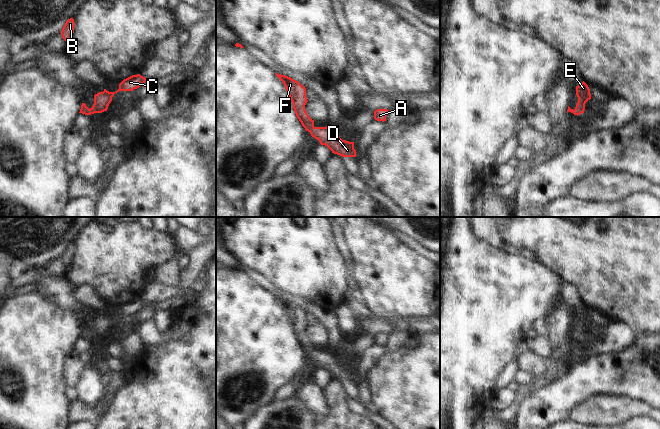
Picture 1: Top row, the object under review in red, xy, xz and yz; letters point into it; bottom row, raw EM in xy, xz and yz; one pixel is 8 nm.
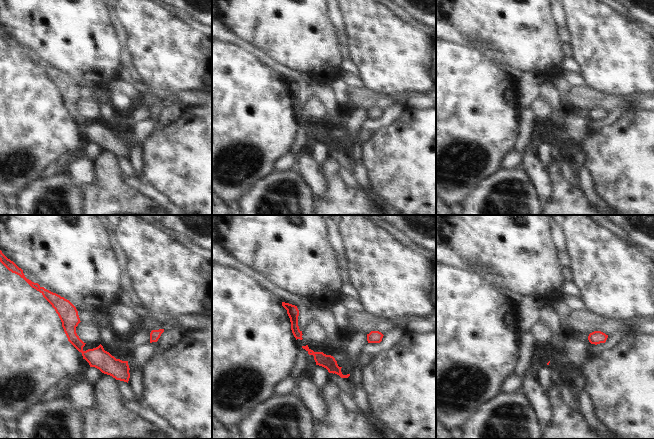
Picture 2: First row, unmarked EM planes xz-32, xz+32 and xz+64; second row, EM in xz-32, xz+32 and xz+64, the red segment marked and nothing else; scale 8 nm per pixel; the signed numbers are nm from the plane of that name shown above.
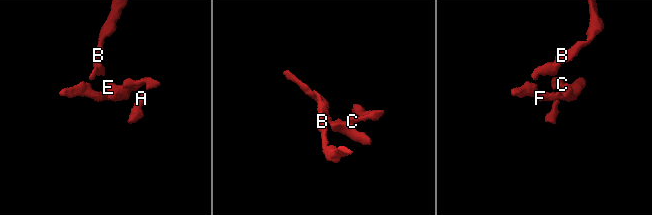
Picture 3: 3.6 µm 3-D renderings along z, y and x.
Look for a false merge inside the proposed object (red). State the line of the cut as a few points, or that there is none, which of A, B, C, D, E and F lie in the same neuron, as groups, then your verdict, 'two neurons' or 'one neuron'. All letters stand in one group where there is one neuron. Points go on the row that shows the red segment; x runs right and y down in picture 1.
no cut; A B C D E F; one neuron

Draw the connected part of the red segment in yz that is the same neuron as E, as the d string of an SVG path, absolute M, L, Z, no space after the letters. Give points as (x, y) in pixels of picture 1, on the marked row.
M584 81L580 85L576 86L576 95L578 97L578 102L575 109L573 110L568 106L567 112L571 112L578 116L581 113L584 113L585 104L591 99L590 89Z

